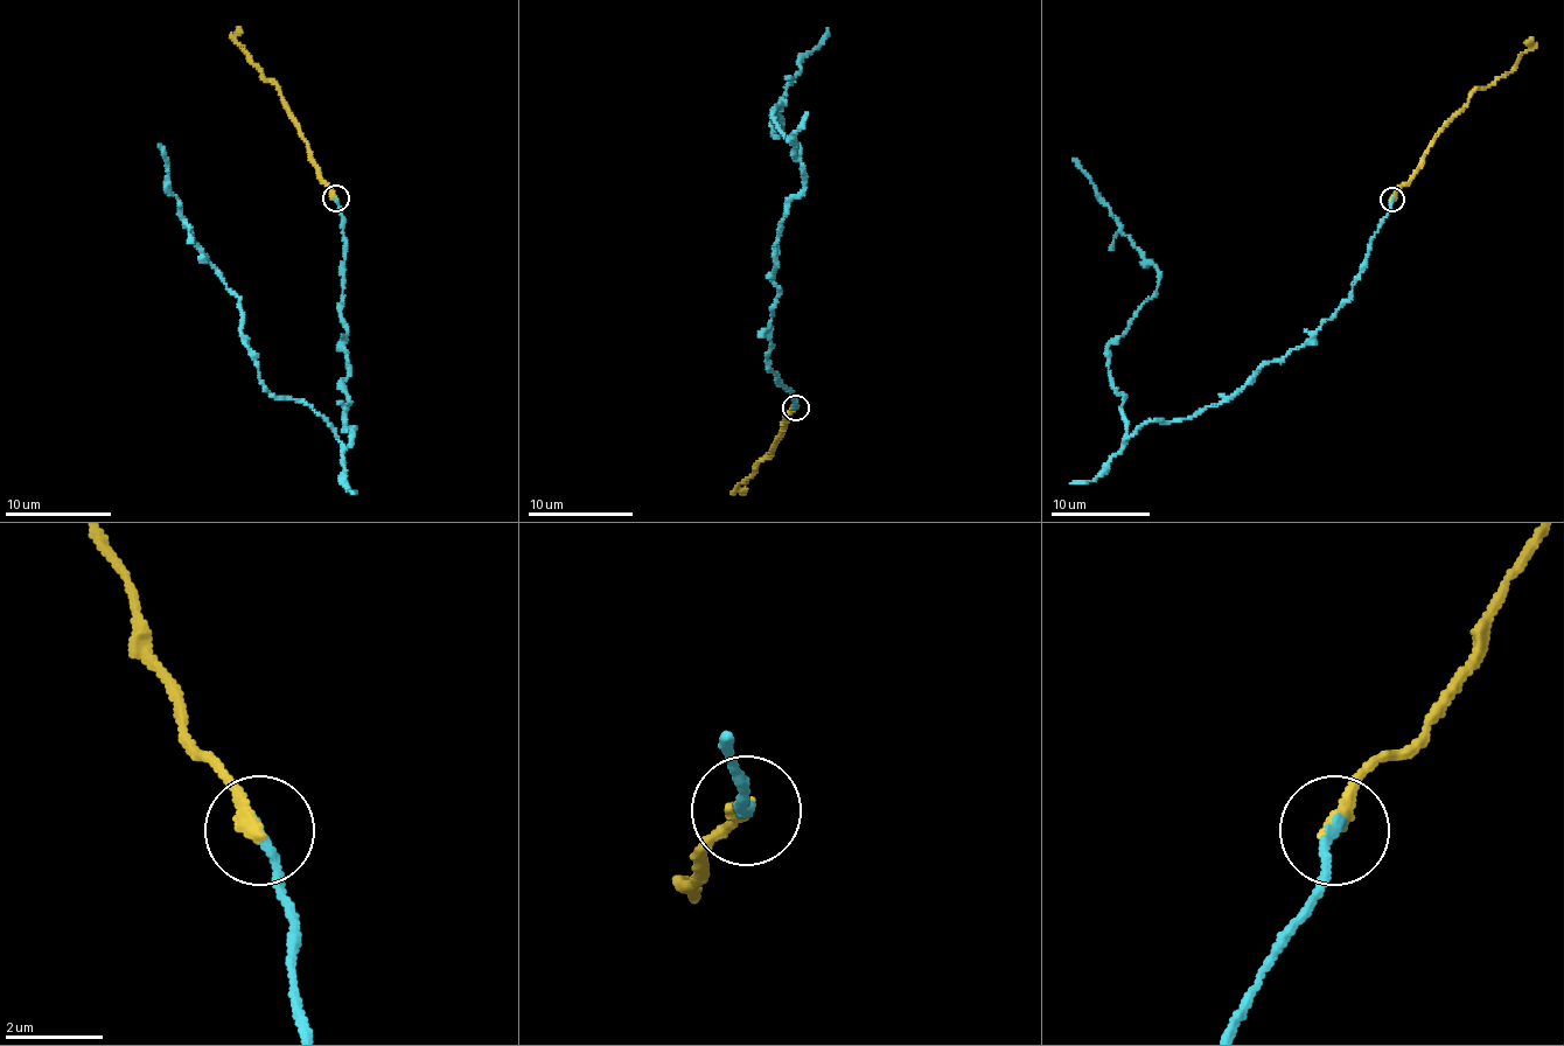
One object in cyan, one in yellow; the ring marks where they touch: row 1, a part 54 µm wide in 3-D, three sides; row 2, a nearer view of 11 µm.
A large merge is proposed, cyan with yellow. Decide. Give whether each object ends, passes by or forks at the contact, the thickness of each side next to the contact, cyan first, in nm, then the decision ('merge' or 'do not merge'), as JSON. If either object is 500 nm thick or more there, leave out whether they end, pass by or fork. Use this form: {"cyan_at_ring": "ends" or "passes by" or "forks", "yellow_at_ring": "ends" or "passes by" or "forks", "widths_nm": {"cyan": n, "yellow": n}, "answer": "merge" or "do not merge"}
{"cyan_at_ring": "ends", "yellow_at_ring": "ends", "widths_nm": {"cyan": 220, "yellow": 280}, "answer": "merge"}

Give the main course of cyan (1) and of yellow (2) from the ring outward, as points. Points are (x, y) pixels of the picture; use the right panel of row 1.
1: (1393, 200), (1352, 297), (1312, 336), (1217, 404), (1145, 422), (1126, 439), (1107, 348), (1159, 277), (1073, 159)
2: (1390, 200), (1423, 160), (1445, 121), (1473, 91), (1510, 69), (1531, 37)

